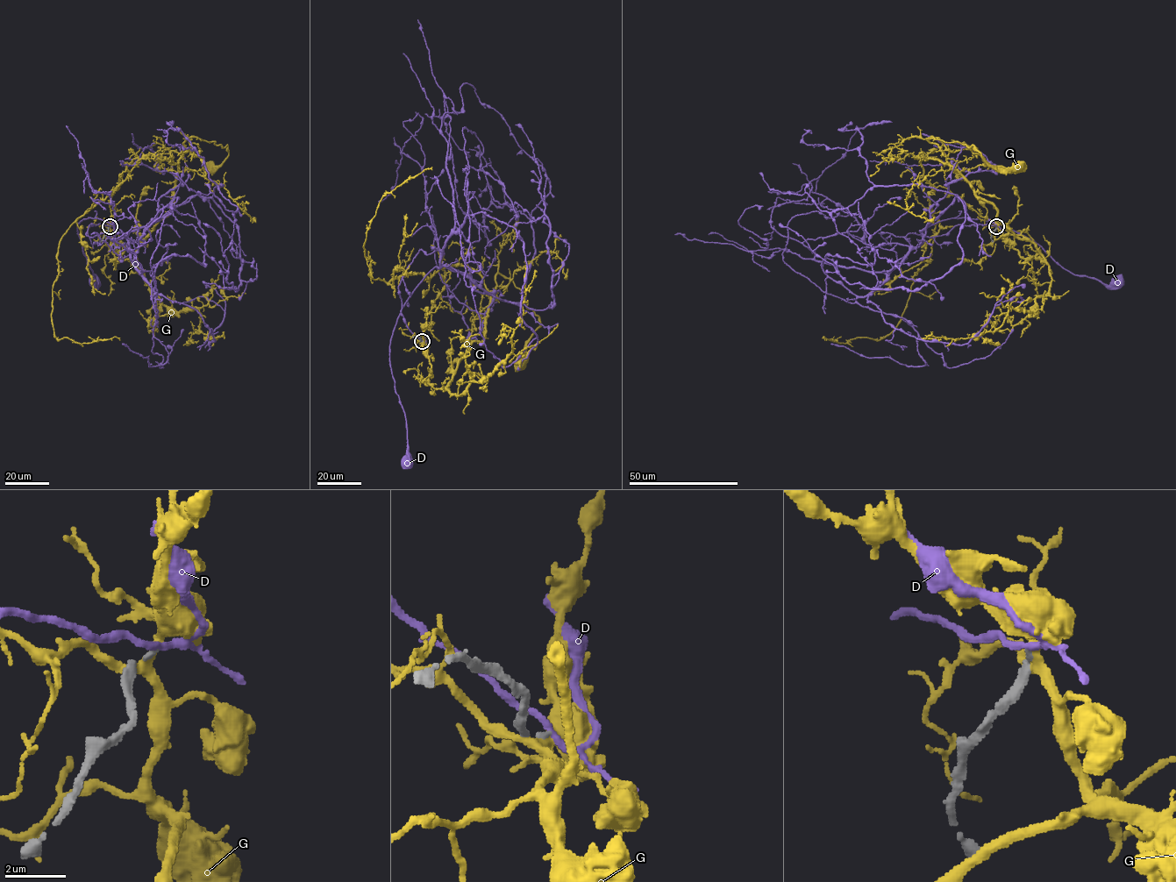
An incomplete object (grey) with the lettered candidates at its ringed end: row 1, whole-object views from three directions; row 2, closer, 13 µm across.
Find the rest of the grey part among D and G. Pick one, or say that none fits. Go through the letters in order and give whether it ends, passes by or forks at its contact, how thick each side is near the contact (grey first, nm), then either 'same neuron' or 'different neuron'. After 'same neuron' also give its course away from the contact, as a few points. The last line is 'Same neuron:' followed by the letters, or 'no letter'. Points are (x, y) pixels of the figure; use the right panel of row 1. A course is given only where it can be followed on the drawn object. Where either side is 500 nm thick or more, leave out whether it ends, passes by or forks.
D: it passes by; 140 nm thick on the grey side, 220 nm on the other; different neuron
G: it forks there; 280 nm thick on the grey side, 280 nm on the other; different neuron
Same neuron: no letter

